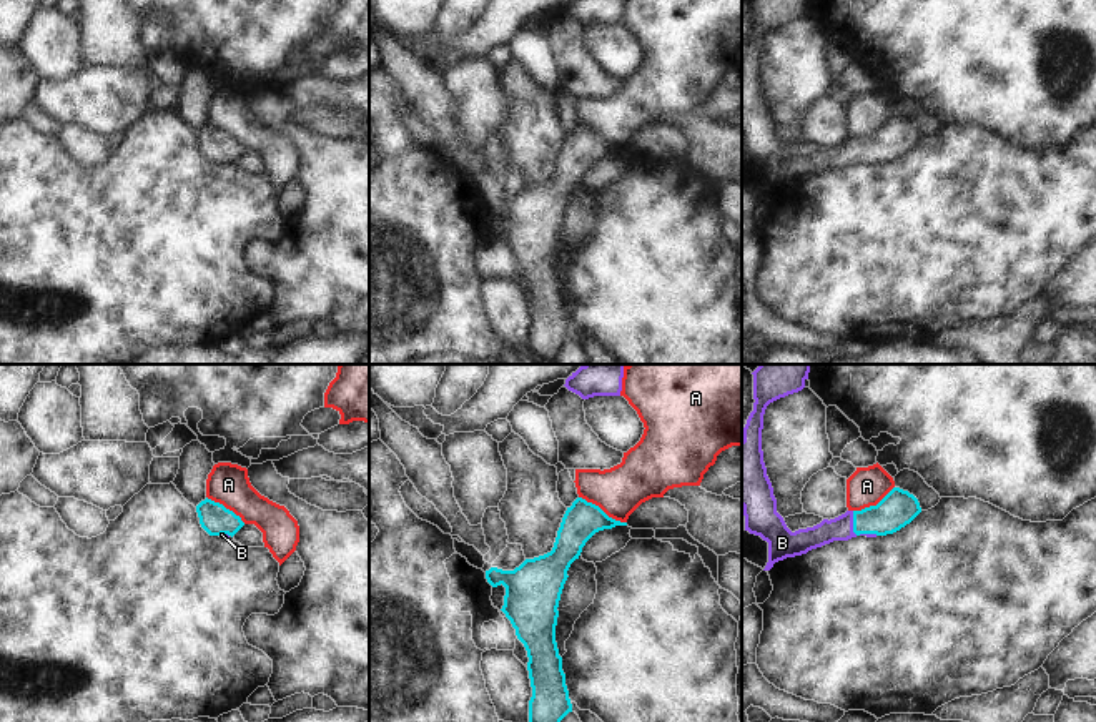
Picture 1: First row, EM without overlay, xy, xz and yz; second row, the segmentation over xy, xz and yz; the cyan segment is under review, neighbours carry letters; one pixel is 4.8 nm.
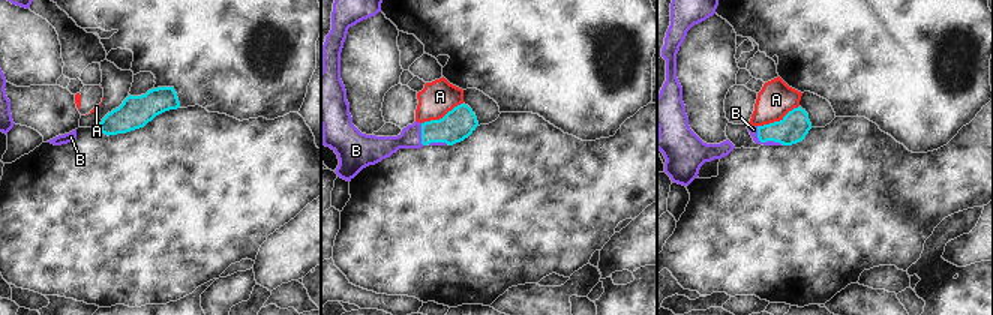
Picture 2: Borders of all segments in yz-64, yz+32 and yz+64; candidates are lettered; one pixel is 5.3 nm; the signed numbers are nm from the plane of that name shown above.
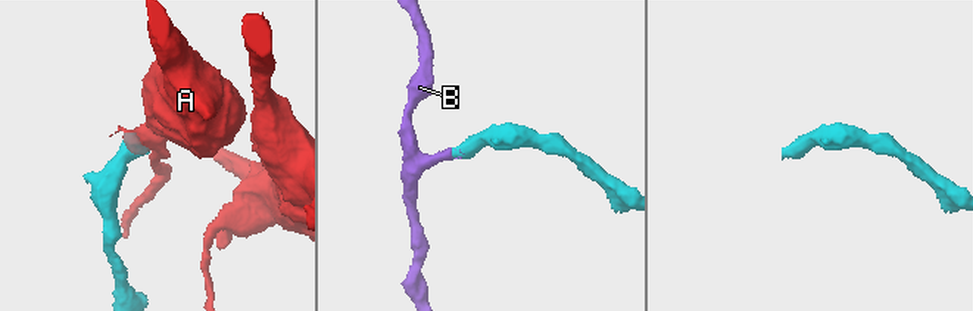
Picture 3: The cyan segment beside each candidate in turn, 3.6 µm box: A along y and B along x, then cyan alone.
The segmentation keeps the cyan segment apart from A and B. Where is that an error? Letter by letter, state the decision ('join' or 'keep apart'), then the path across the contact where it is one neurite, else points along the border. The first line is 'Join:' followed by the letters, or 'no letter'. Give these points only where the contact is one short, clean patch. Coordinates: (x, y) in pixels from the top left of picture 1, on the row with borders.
Join: B
A: keep apart | along xz (579, 496), (626, 523)
B: join | across yz (898, 508), (855, 533), (840, 528)

